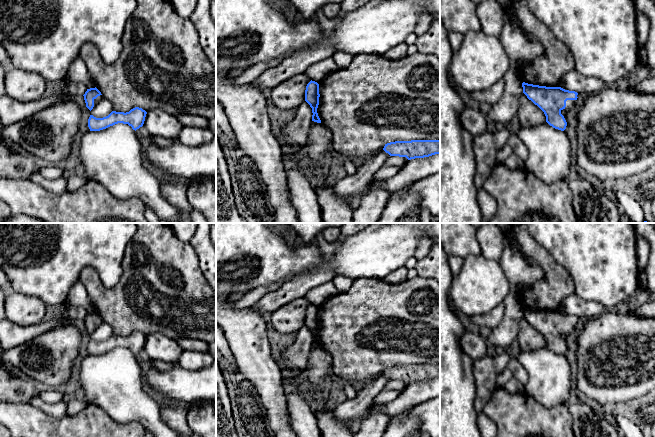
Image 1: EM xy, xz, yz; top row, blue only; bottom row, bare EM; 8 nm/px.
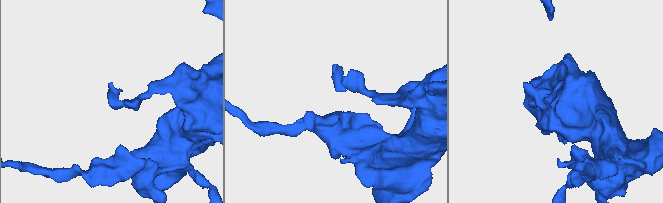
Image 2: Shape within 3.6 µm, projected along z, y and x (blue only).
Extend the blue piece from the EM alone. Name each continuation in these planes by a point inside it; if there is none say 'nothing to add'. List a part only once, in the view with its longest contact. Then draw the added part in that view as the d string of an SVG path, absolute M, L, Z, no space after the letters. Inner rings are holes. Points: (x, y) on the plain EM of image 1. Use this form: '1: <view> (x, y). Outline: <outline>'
1: yz (570, 328). Outline: M567 324L565 334L572 333L576 328L576 324Z

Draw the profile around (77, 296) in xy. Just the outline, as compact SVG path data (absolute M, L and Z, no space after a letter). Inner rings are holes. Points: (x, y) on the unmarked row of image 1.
M80 280L72 285L63 306L81 306L87 311L87 313L96 311L83 283Z

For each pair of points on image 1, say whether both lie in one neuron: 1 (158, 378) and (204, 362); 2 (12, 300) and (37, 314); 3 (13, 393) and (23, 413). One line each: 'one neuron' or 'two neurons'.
1: two neurons
2: one neuron
3: two neurons

